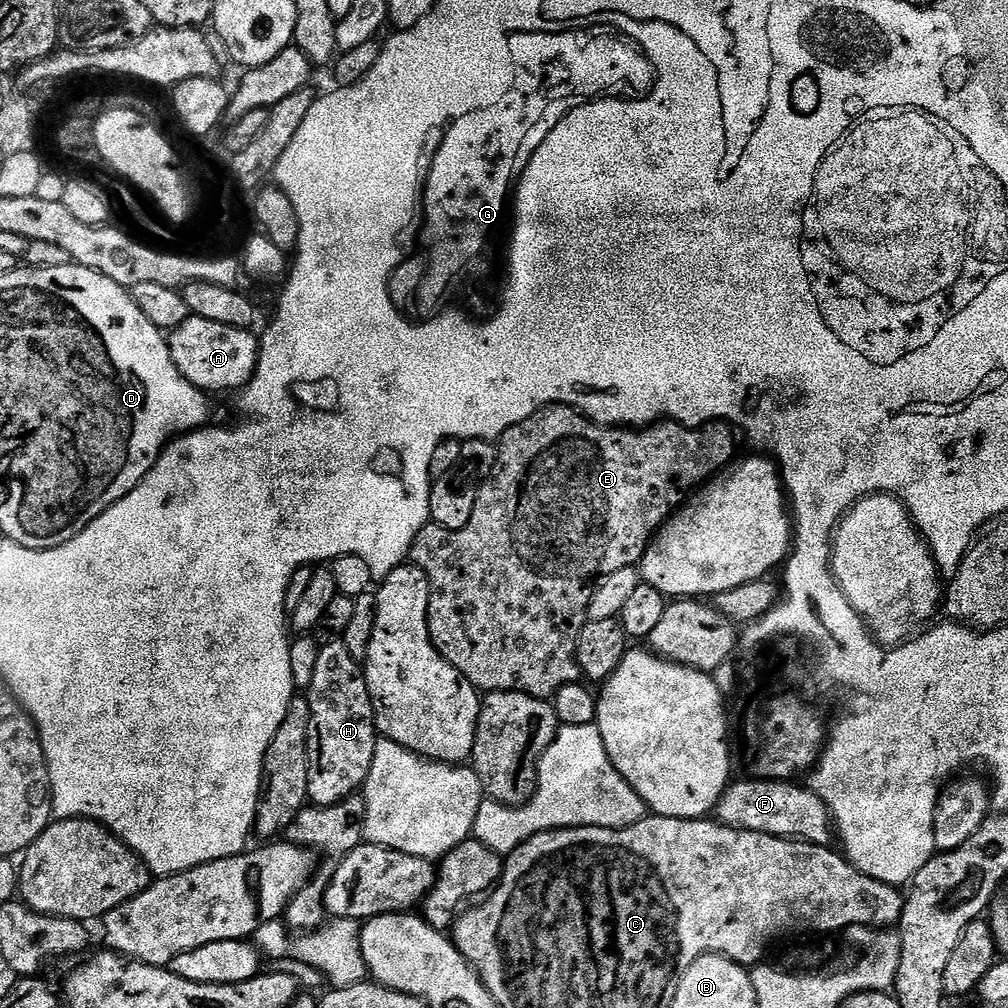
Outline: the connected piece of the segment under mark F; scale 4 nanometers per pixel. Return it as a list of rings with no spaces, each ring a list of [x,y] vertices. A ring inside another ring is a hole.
[[[740,780],[729,783],[722,798],[717,802],[714,816],[719,823],[731,828],[754,830],[787,840],[808,840],[812,844],[831,845],[834,840],[834,825],[828,808],[807,787],[800,782],[783,780]]]

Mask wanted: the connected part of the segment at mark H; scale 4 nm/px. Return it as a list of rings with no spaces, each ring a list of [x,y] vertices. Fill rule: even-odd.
[[[343,639],[325,643],[318,654],[314,682],[306,690],[310,706],[310,786],[308,799],[317,808],[334,806],[363,789],[374,762],[376,715],[361,661],[346,650]]]

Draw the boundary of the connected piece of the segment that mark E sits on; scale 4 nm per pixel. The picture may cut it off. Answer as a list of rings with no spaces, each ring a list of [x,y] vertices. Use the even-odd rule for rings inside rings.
[[[567,406],[542,408],[539,412],[530,414],[530,418],[510,426],[510,430],[506,430],[500,436],[496,450],[496,465],[491,476],[480,484],[470,522],[466,522],[462,530],[446,530],[430,522],[412,543],[411,563],[421,568],[428,579],[428,629],[432,645],[440,651],[442,658],[450,662],[450,666],[454,666],[454,670],[462,673],[484,694],[521,692],[539,700],[551,701],[556,692],[562,690],[562,686],[577,683],[582,673],[579,662],[576,661],[576,647],[580,631],[589,621],[588,607],[591,598],[594,597],[596,583],[602,581],[605,576],[617,573],[618,570],[639,565],[653,536],[668,521],[669,516],[681,507],[697,488],[733,463],[732,455],[736,452],[735,435],[737,436],[737,433],[724,422],[701,424],[698,428],[687,428],[685,424],[675,422],[657,422],[639,430],[605,426],[595,424],[584,413]]]

